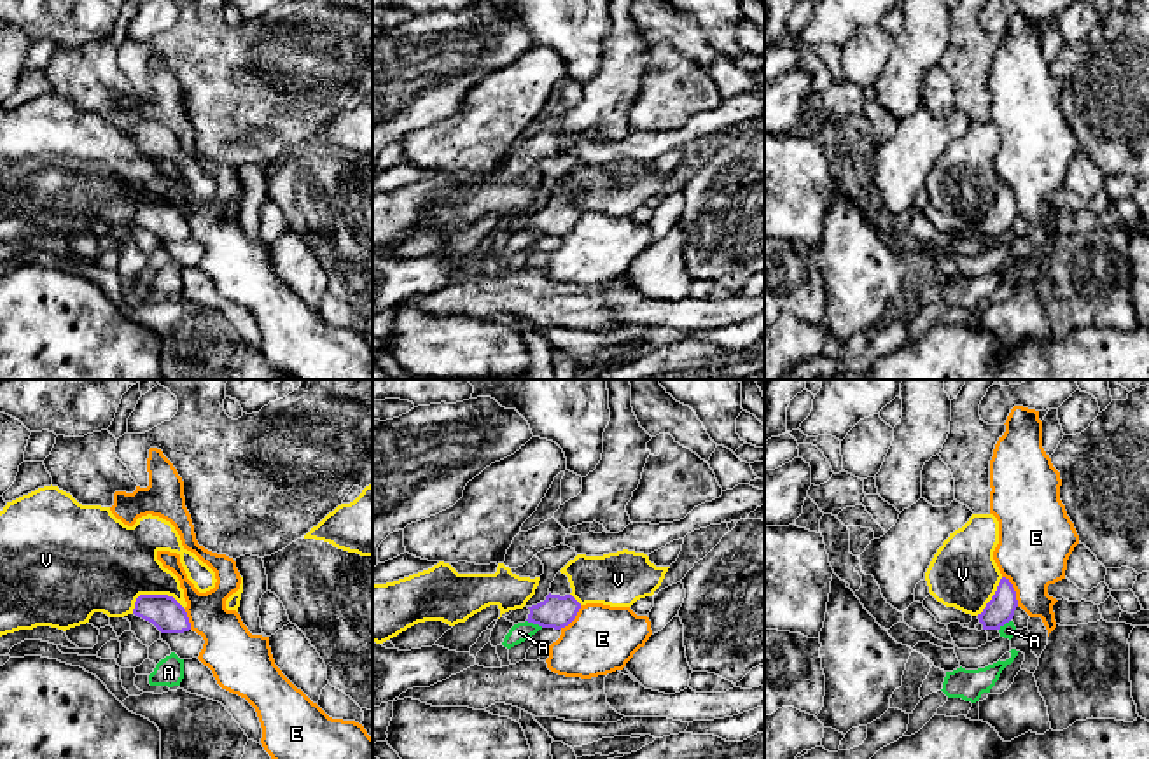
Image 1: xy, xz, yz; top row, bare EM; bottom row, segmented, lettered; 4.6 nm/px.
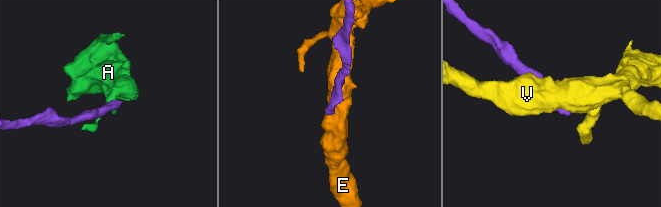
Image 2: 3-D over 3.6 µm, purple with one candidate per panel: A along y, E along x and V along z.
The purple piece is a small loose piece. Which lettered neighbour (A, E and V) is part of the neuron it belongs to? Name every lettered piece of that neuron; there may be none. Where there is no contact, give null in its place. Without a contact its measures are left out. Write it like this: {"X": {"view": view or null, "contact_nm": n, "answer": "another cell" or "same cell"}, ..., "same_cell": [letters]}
{"A": {"view": "xz", "contact_nm": 90, "answer": "another cell"}, "E": {"view": "yz", "contact_nm": 160, "answer": "another cell"}, "V": {"view": "xy", "contact_nm": 240, "answer": "another cell"}, "same_cell": []}

